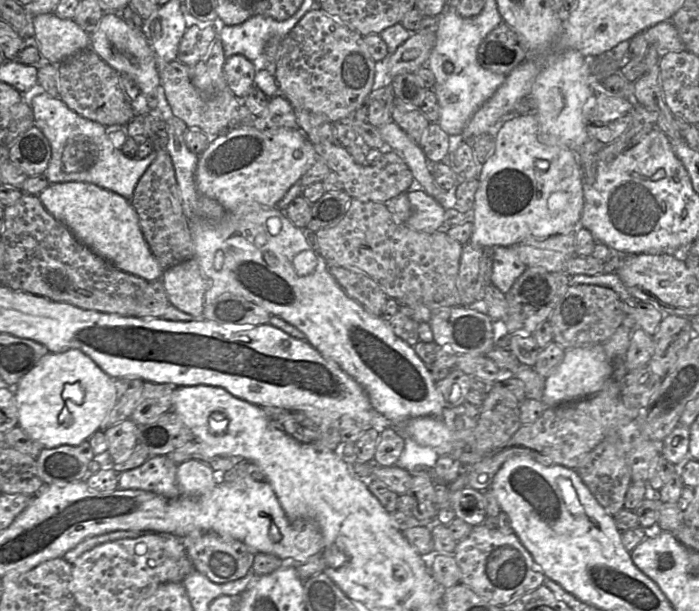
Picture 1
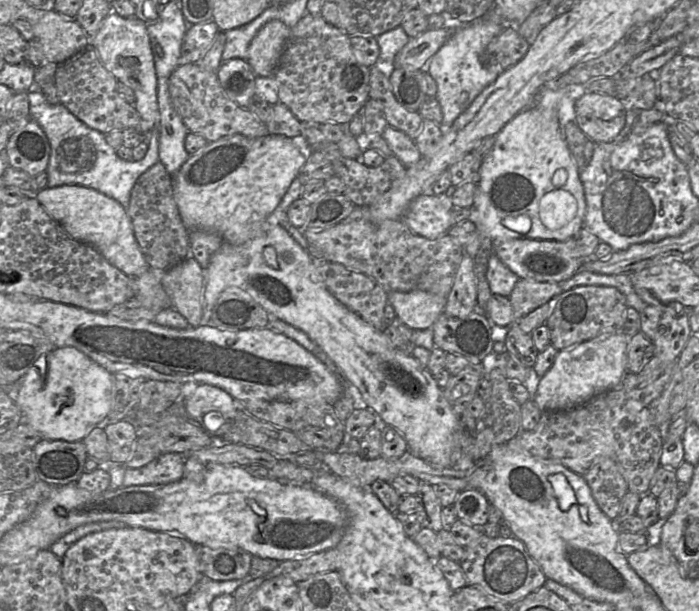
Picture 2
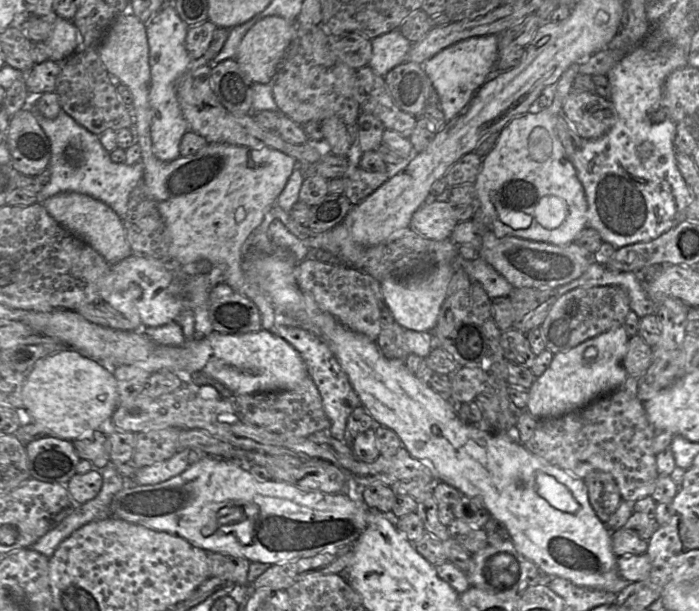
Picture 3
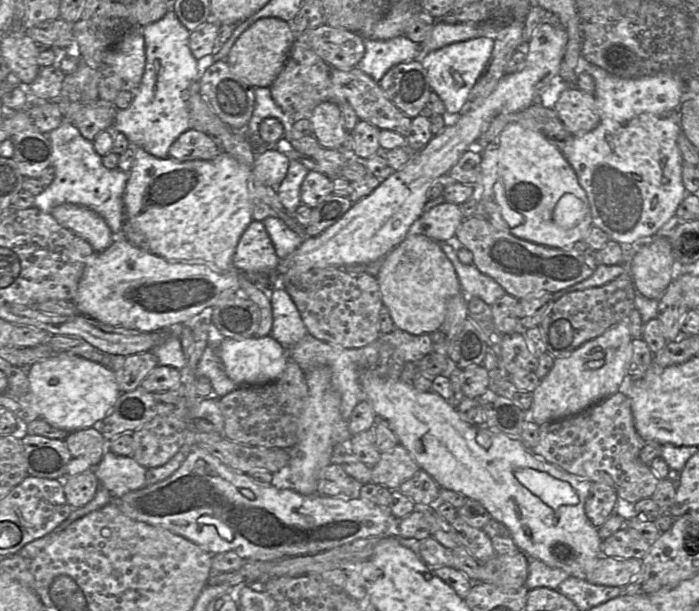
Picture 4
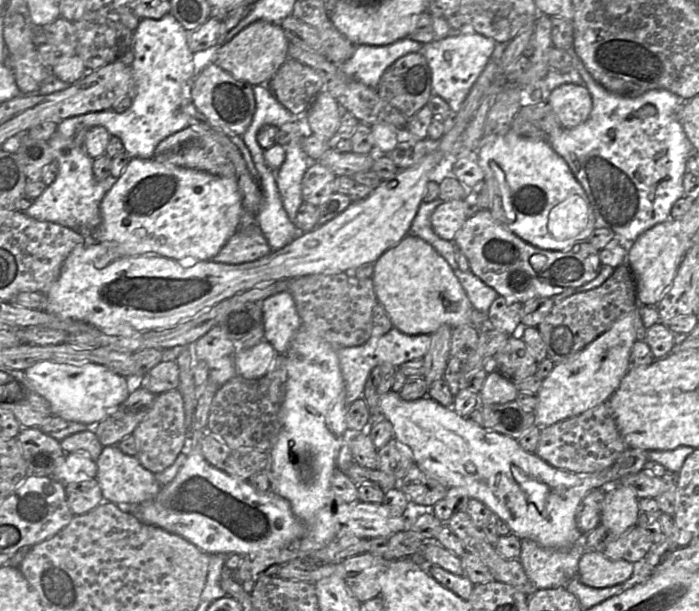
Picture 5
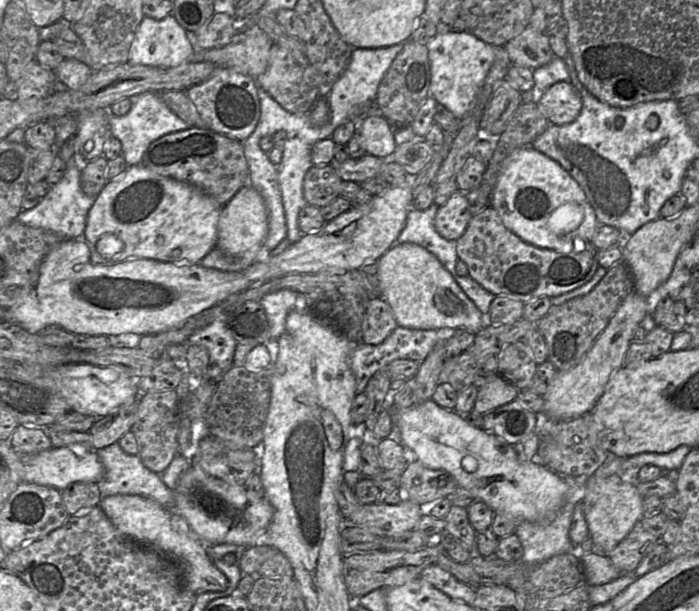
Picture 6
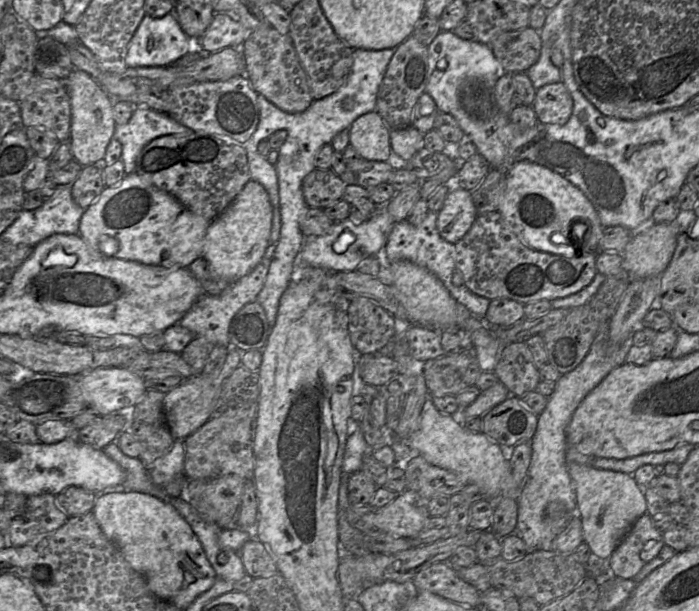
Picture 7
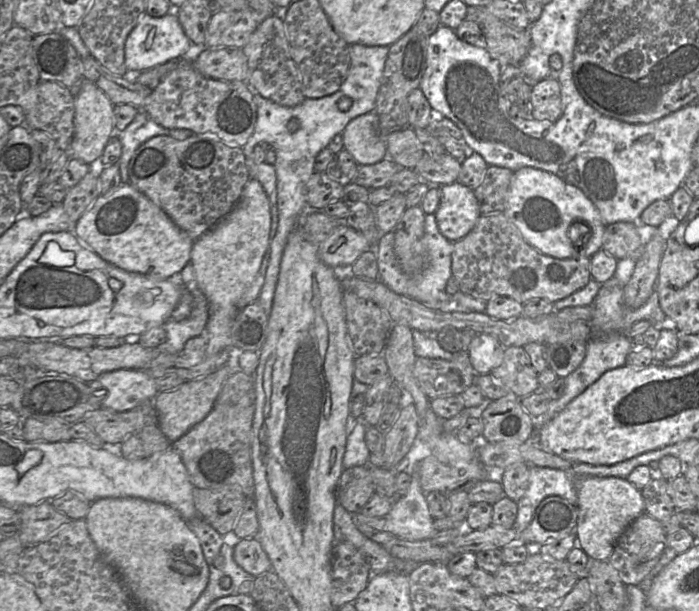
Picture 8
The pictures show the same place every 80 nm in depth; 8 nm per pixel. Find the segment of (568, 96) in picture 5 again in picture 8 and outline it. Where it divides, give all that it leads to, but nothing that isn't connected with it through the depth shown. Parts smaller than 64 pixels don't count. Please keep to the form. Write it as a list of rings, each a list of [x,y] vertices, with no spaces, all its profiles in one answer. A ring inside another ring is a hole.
[[[543,79],[532,86],[531,117],[535,120],[557,121],[563,115],[561,87],[555,79]]]

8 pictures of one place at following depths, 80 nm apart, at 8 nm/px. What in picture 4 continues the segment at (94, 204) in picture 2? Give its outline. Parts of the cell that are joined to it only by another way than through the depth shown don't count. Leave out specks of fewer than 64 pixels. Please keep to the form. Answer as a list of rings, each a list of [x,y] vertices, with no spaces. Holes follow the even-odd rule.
[[[62,204],[56,206],[50,214],[62,227],[86,240],[95,253],[103,252],[115,238],[105,220],[91,209]]]

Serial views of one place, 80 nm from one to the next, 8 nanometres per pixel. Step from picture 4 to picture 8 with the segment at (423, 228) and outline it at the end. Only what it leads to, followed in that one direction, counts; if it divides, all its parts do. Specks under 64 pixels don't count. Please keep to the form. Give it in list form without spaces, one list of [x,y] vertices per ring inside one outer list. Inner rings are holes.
[[[456,181],[440,189],[440,203],[435,212],[440,233],[449,241],[464,238],[481,216],[474,190]]]

